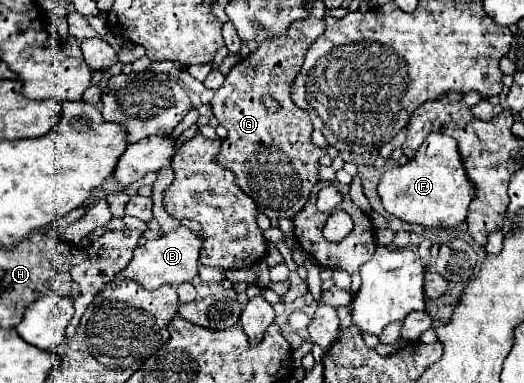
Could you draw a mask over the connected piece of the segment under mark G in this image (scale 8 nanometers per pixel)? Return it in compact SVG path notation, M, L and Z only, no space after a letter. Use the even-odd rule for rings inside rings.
M308 16L304 22L294 22L288 34L268 38L256 52L238 62L212 98L212 112L218 124L228 130L218 160L236 174L236 184L270 220L294 218L294 214L302 210L318 176L318 158L326 154L324 148L312 144L312 122L308 114L290 98L290 86L302 68L304 54L322 32L324 20ZM264 94L280 102L278 114L268 114L262 106L260 98Z

